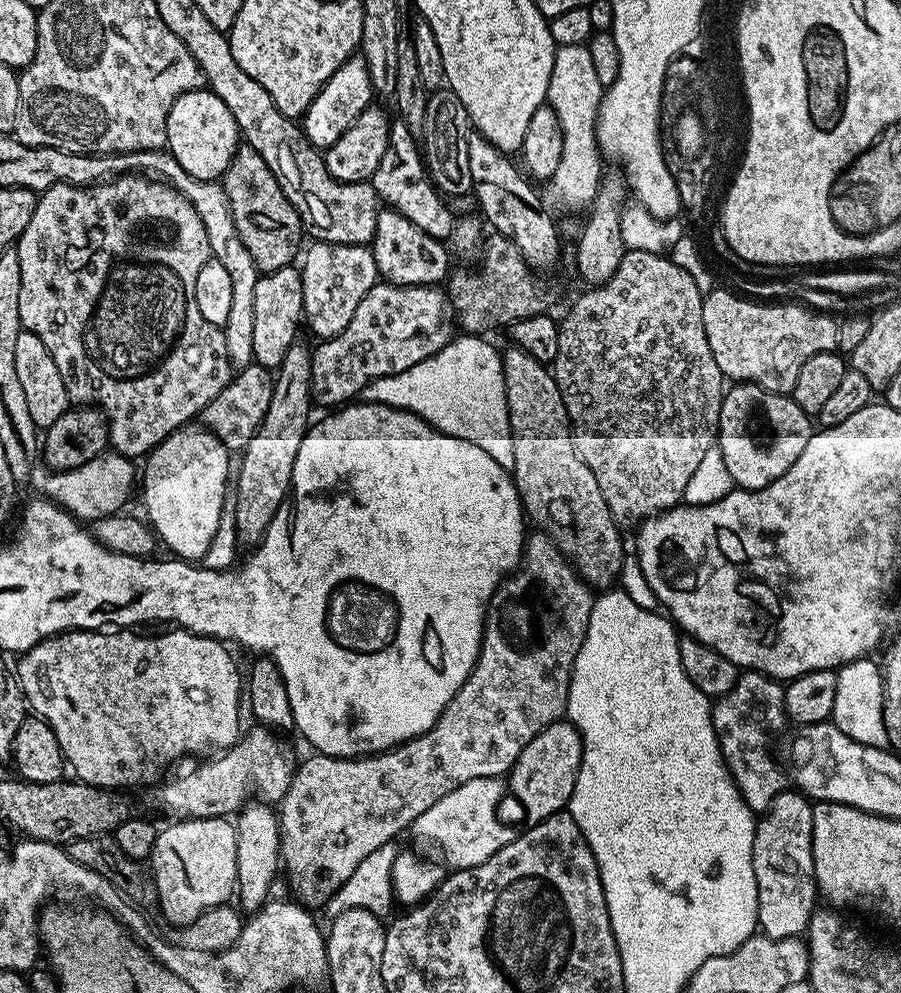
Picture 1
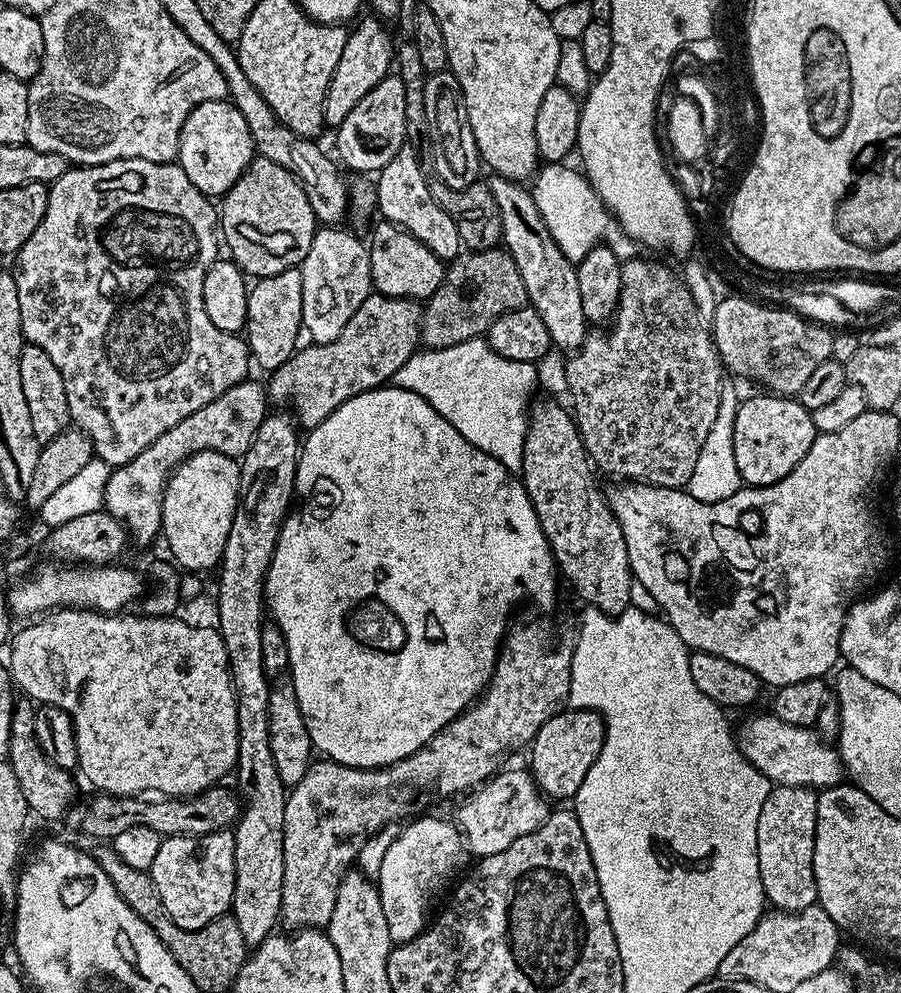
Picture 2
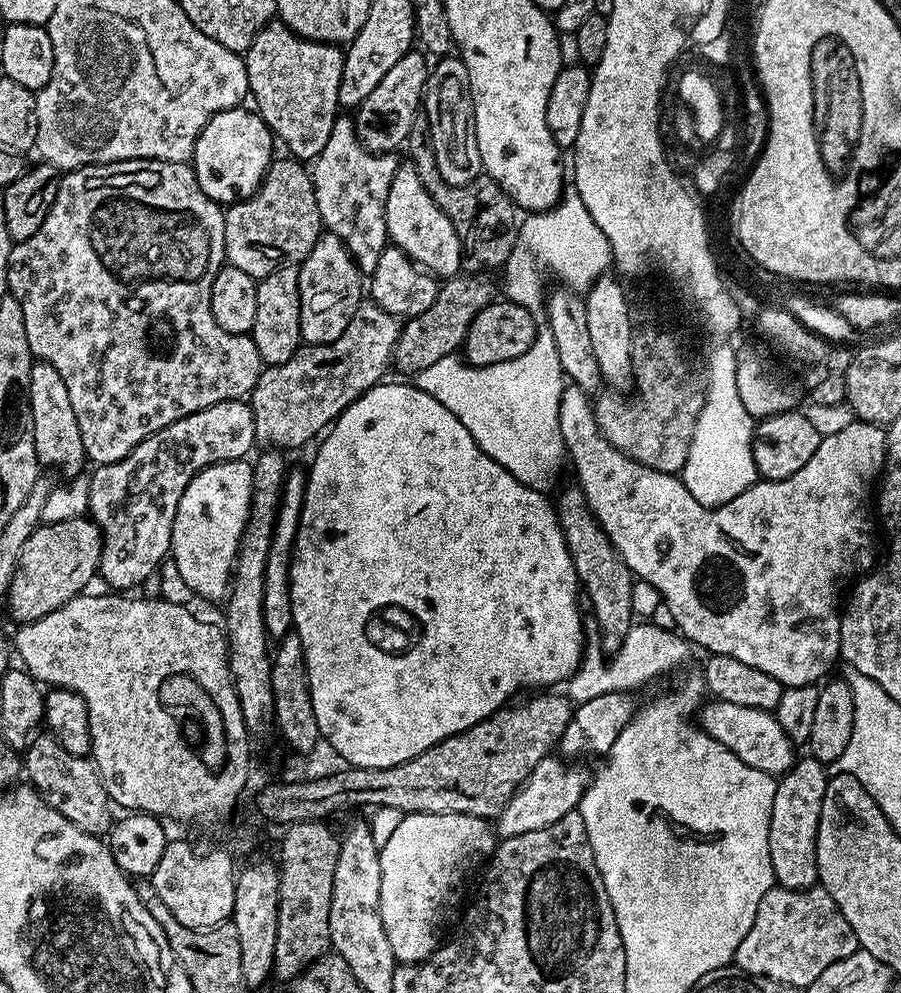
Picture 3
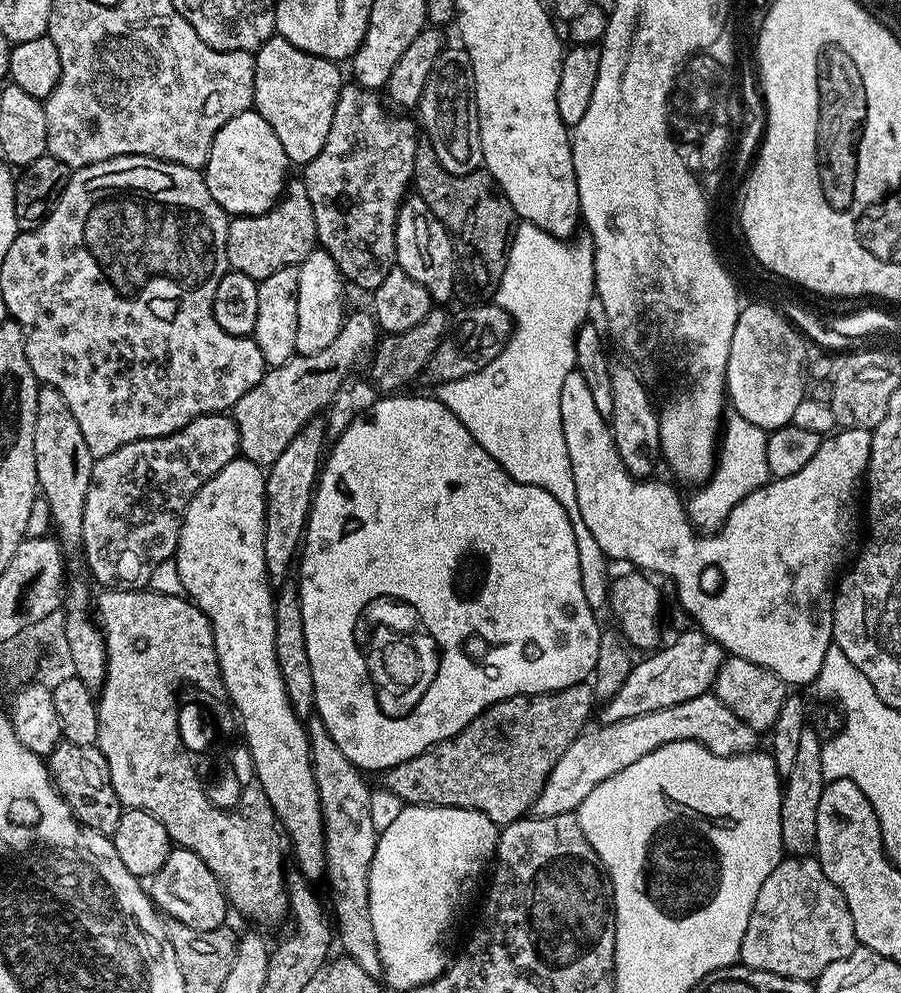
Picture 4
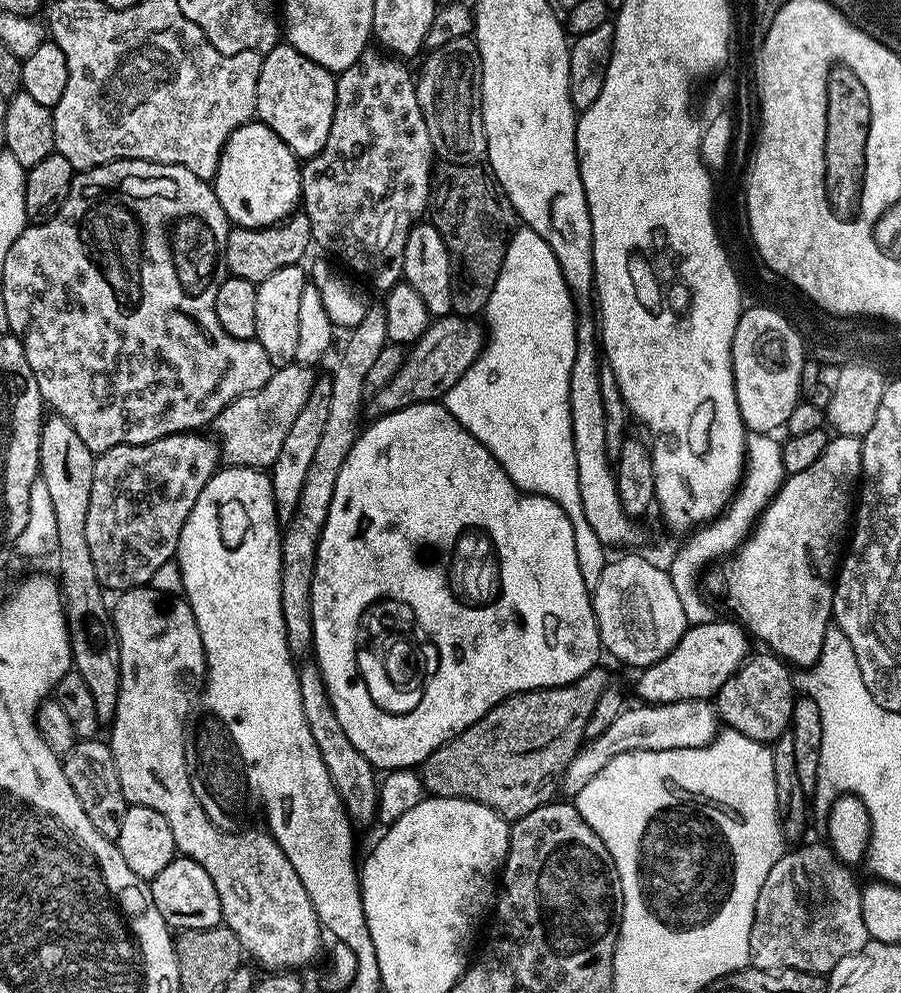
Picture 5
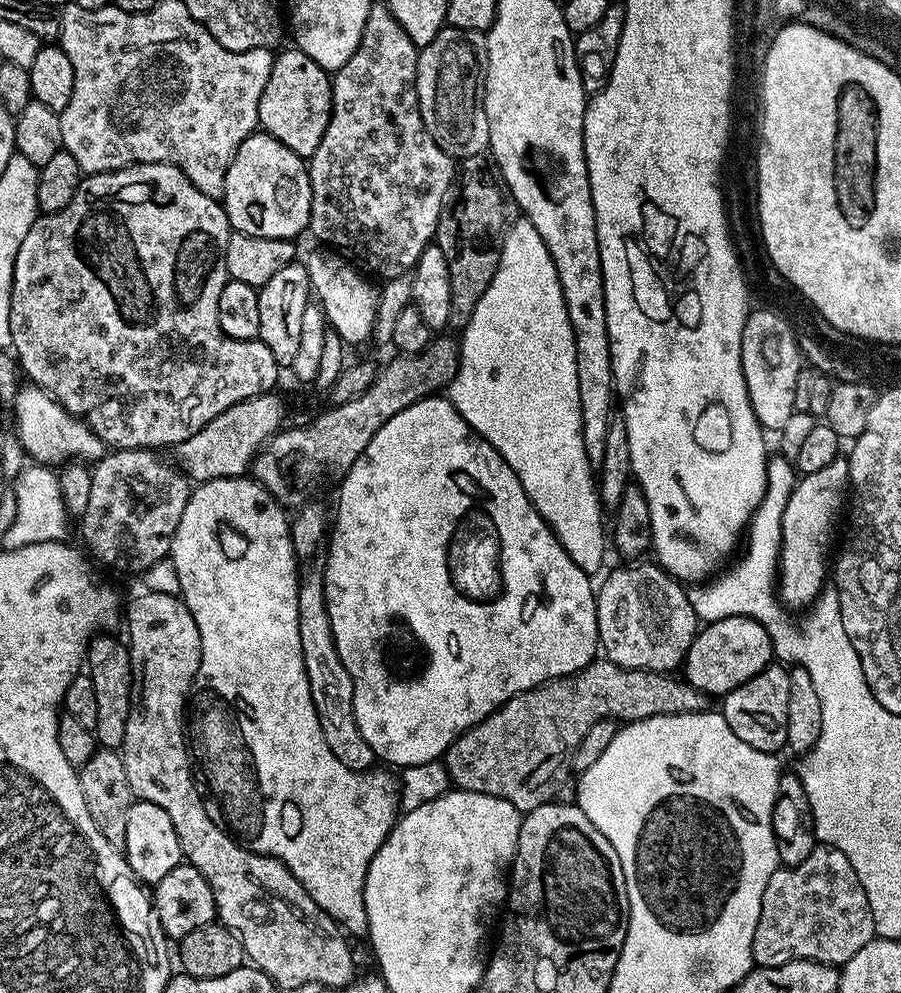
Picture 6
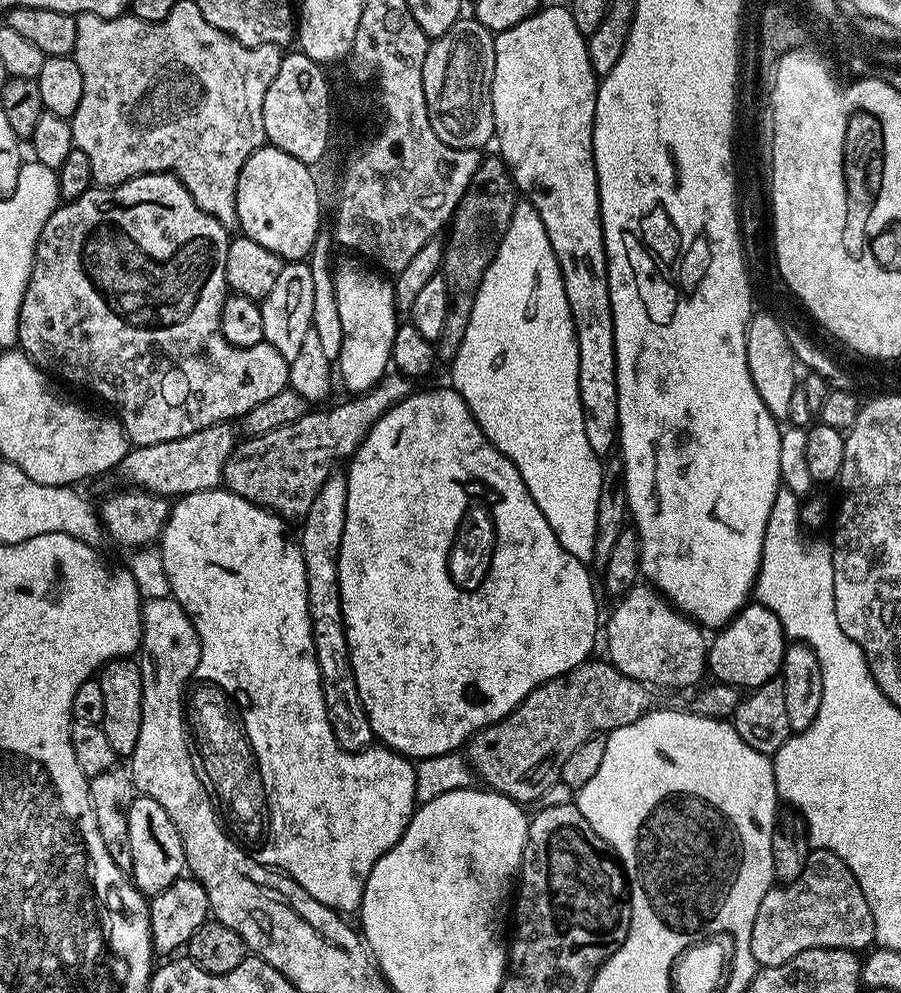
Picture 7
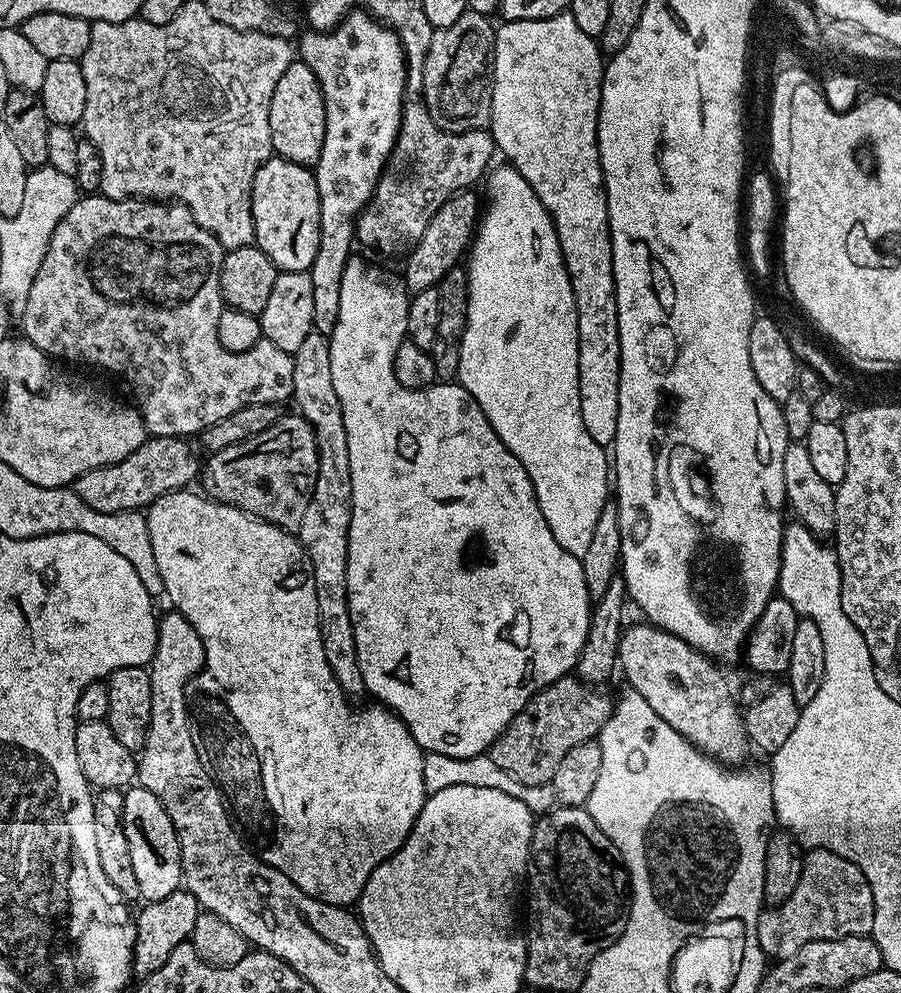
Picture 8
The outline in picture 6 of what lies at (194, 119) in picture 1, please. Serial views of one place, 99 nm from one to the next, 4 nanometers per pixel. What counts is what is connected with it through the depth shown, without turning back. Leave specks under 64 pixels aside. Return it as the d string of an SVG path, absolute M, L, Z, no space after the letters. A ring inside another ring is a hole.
M263 130L253 132L251 136L244 139L242 146L238 146L238 150L226 170L226 182L222 197L228 223L235 231L258 238L295 241L296 235L308 228L311 201L312 191L310 190L310 178L305 157L294 154L294 150L282 146L282 142L278 142Z

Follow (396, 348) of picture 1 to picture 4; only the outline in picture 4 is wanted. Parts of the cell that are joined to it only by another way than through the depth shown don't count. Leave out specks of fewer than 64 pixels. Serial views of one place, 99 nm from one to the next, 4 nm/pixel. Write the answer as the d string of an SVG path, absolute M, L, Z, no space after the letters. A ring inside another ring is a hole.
M364 310L364 312L354 313L353 316L351 313L345 319L344 325L338 330L338 338L334 338L334 342L330 342L330 346L326 346L326 350L318 350L318 354L291 356L282 366L277 368L269 367L265 371L262 382L258 382L258 386L254 386L254 390L242 394L242 398L238 398L236 403L234 419L240 435L239 455L243 459L261 466L273 464L278 458L278 454L282 454L282 450L286 450L290 438L294 438L294 434L298 434L304 429L306 422L310 422L315 416L321 415L331 405L343 389L340 387L343 386L344 379L351 372L356 359L364 351L367 353L369 350L375 349L377 343L378 329L376 321L371 311Z

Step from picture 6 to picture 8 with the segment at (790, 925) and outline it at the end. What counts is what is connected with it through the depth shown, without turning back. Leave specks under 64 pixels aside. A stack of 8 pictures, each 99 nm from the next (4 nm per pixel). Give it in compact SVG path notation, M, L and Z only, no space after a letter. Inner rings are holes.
M809 848L804 852L802 878L786 902L761 911L756 927L760 949L773 961L790 958L806 942L833 940L847 936L871 936L874 926L874 894L866 874L842 854Z

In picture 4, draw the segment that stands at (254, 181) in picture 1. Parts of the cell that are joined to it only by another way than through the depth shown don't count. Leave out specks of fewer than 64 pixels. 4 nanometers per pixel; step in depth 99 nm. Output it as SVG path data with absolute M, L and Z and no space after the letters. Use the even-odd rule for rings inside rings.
M292 178L287 181L284 195L269 212L257 216L238 216L229 223L226 258L231 271L241 272L259 282L283 268L296 268L317 244L314 206L310 206L303 179Z

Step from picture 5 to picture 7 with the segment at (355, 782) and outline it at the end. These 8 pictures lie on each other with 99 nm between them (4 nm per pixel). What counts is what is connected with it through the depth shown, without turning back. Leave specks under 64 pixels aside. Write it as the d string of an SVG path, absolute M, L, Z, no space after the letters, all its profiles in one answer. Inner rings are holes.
M334 470L326 478L326 482L322 482L322 490L318 490L310 510L303 518L304 529L301 530L300 536L298 532L298 543L306 562L306 590L314 638L314 654L318 658L320 681L334 738L338 746L342 746L346 751L361 752L373 743L374 737L370 718L366 714L366 706L362 706L362 698L358 694L358 682L354 682L338 582L338 554L342 542L342 530L346 526L347 493L347 475L343 471Z

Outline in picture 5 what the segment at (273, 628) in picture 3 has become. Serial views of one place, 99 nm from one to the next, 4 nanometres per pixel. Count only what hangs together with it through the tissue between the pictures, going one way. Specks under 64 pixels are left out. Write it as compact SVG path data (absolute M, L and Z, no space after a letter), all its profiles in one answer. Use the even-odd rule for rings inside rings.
M324 374L317 379L310 398L306 398L306 406L298 410L298 418L294 418L294 426L290 426L290 434L286 434L286 442L282 442L282 450L271 466L270 475L277 521L287 522L294 518L294 510L298 510L298 498L301 497L302 486L306 483L306 473L310 462L314 459L314 453L318 451L318 442L322 442L322 429L326 427L326 418L330 418L331 385L331 375Z

